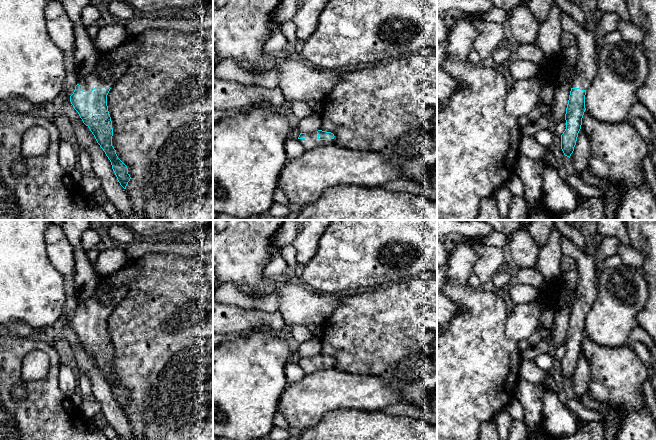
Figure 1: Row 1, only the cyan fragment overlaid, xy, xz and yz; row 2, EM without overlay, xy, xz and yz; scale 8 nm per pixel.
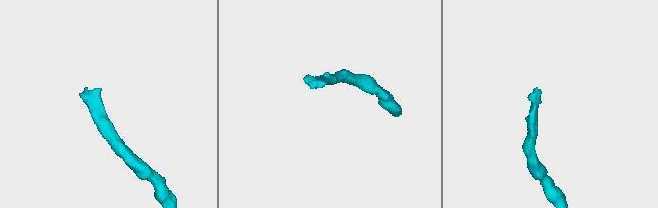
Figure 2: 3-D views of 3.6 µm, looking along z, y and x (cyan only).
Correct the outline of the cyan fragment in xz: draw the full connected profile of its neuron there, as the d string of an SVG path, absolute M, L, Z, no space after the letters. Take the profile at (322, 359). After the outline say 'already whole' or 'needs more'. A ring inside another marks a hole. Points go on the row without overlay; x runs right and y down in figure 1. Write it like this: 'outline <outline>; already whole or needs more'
outline M318 354L310 357L300 357L298 365L306 374L323 371L334 367L334 358Z; needs more

